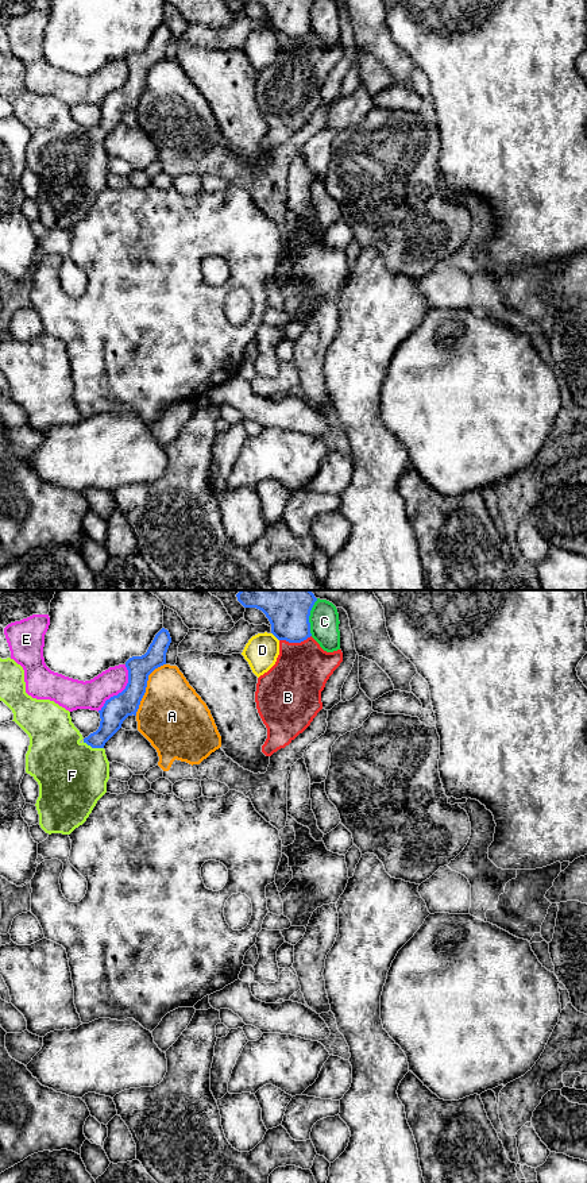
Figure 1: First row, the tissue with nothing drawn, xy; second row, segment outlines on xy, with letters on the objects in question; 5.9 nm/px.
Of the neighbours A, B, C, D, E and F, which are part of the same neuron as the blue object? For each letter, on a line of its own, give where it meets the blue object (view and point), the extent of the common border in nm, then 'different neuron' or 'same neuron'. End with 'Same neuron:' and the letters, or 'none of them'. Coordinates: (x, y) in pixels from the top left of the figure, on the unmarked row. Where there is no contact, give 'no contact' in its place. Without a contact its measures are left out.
A: contact xy (146, 81); length 360 nm; different neuron
B: contact xy (294, 37); length 190 nm; different neuron
C: contact xy (308, 15); length 180 nm; different neuron
D: contact xy (274, 30); length 70 nm; different neuron
E: contact xy (123, 85); length 320 nm; different neuron
F: contact xy (93, 142); length 140 nm; same neuron
Same neuron: F

